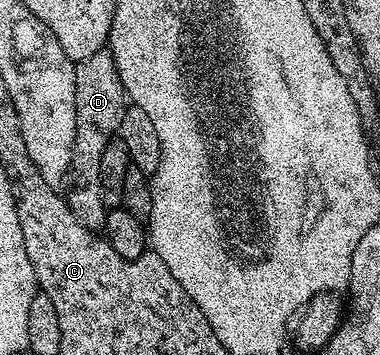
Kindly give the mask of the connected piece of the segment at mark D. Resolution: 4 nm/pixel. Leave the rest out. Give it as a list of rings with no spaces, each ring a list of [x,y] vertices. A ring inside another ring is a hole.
[[[108,50],[92,54],[92,58],[87,60],[77,61],[74,65],[74,73],[76,74],[76,142],[70,163],[69,179],[72,183],[65,189],[64,195],[72,214],[76,214],[78,221],[86,228],[98,230],[105,225],[108,211],[102,201],[100,154],[104,154],[104,146],[108,146],[108,142],[119,135],[122,119],[128,107],[128,97],[122,89],[114,55]]]

